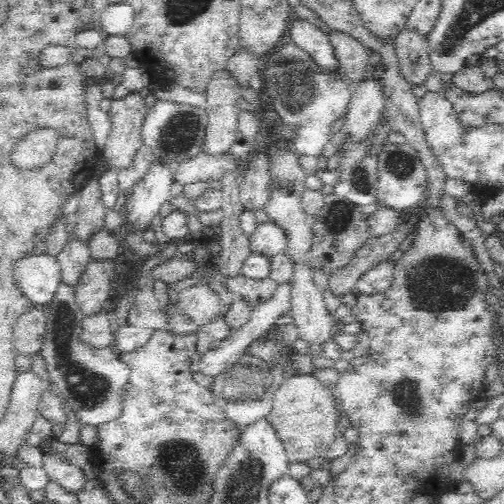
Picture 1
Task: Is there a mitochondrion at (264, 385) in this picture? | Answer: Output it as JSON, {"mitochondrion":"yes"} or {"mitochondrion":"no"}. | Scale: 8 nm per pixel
{"mitochondrion":"yes"}

